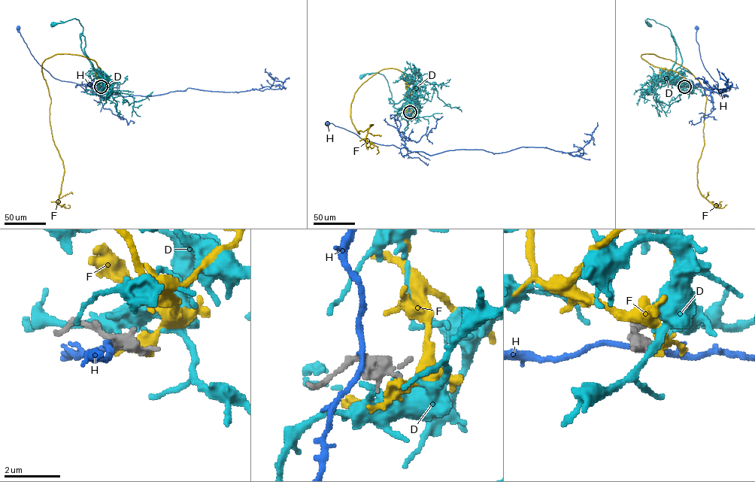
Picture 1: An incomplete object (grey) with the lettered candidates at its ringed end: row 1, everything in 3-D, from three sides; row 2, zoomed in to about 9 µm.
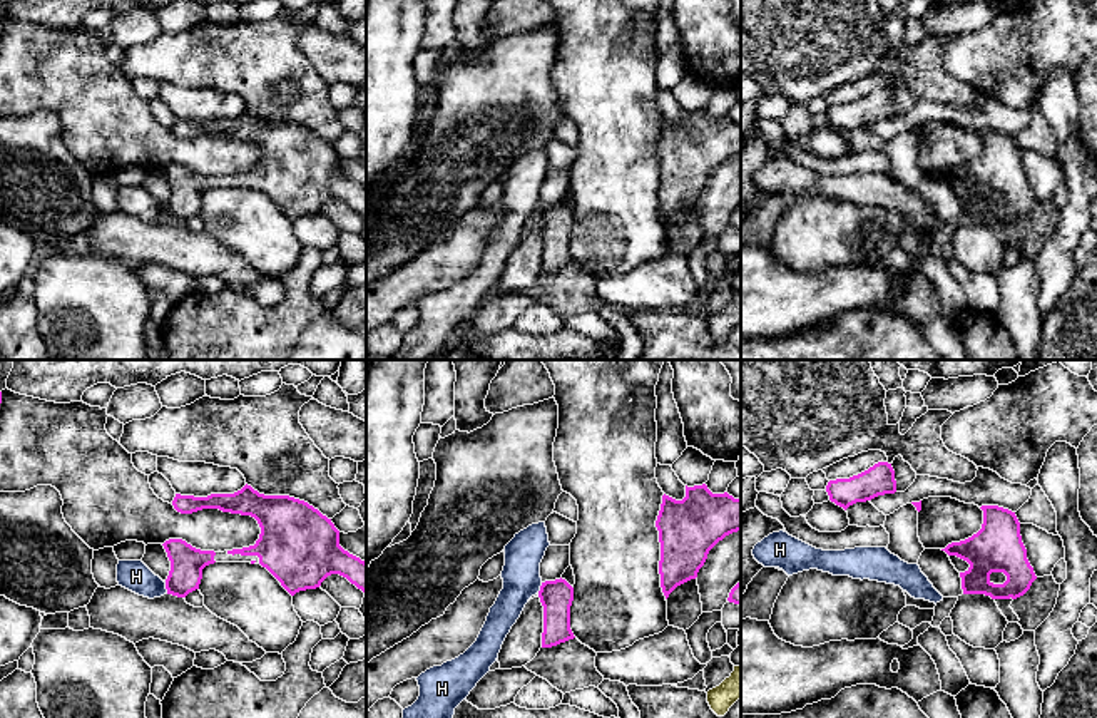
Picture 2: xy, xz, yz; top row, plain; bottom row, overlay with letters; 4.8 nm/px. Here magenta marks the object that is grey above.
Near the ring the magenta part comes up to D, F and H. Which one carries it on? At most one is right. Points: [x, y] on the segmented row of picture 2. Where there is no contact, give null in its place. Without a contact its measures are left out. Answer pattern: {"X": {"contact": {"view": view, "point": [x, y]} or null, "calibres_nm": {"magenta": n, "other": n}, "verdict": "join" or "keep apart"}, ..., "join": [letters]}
{"D": {"contact": null, "verdict": "keep apart"}, "F": {"contact": null, "verdict": "keep apart"}, "H": {"contact": {"view": "xy", "point": [166, 588]}, "calibres_nm": {"magenta": 160, "other": 150}, "verdict": "keep apart"}, "join": []}

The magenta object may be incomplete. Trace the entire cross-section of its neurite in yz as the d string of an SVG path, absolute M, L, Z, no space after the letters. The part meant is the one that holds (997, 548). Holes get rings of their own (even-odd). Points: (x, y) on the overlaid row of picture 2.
M982 505L983 524L972 537L948 544L948 556L970 564L960 572L963 594L985 594L992 599L1017 599L1037 579L1027 559L1015 512L998 505Z

